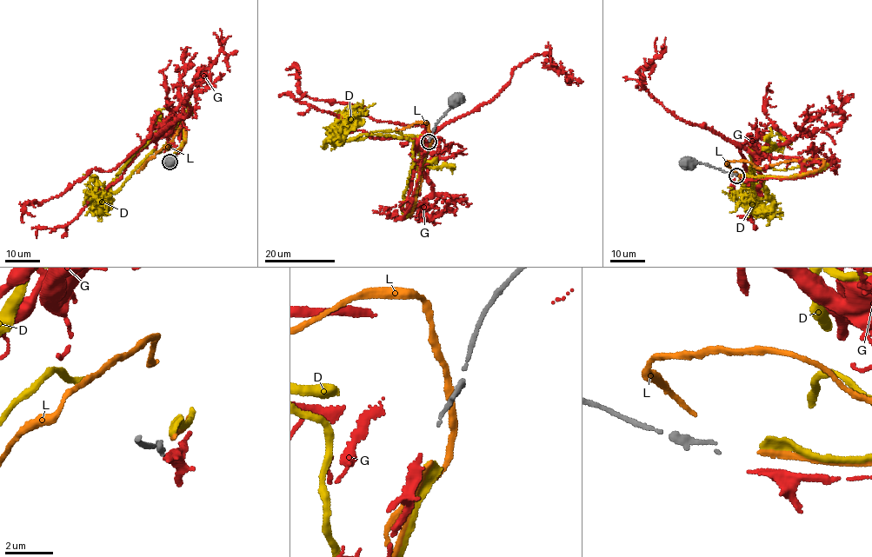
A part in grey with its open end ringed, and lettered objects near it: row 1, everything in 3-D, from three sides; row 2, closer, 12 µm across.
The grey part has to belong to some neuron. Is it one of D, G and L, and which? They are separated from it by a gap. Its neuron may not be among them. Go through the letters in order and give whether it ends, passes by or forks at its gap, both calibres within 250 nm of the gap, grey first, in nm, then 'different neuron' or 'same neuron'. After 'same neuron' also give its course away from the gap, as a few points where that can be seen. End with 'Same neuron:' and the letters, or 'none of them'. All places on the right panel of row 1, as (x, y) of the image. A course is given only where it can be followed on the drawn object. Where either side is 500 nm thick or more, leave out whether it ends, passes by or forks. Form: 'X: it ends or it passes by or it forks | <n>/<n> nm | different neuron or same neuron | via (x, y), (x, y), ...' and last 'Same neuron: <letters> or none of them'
D: it ends | 100/320 nm | different neuron
G: it ends | 100/240 nm | same neuron | via (741, 178), (802, 178), (829, 162), (756, 155), (691, 124), (642, 86), (639, 69), (655, 58), (650, 79)
L: it ends | 100/200 nm | different neuron
Same neuron: G

